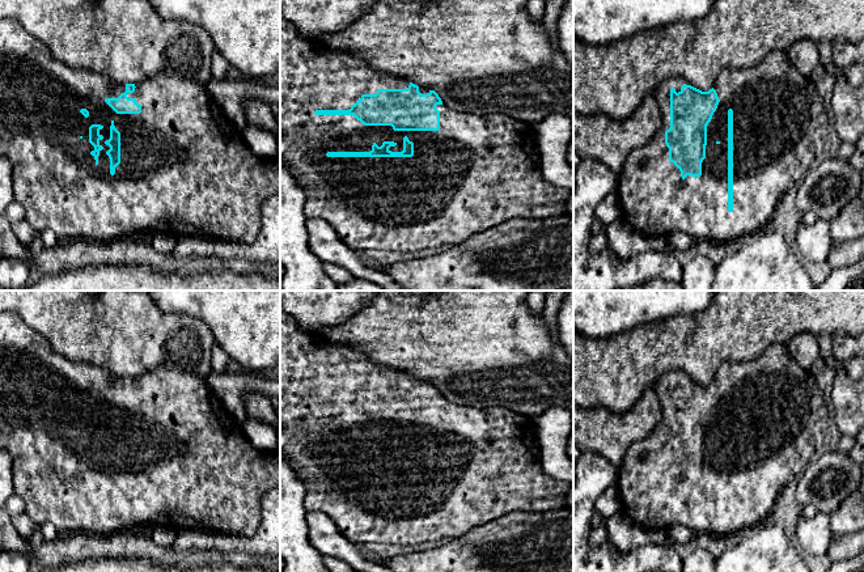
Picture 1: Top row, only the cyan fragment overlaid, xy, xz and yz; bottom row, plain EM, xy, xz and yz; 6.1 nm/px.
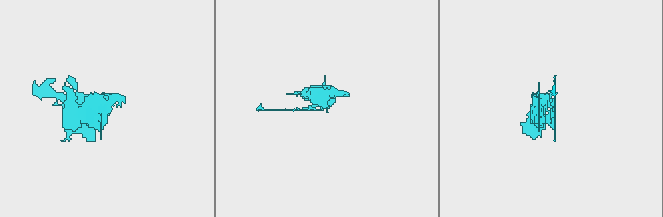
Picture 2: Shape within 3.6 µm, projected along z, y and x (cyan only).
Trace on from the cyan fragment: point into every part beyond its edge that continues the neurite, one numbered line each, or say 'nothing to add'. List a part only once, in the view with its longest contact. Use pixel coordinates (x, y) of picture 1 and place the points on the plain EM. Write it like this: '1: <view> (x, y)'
1: xz (477, 465)

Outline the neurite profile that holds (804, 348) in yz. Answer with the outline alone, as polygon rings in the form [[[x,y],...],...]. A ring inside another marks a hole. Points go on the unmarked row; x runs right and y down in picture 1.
[[[810,332],[795,335],[787,343],[792,359],[804,369],[810,370],[814,361],[821,356],[818,336]]]

